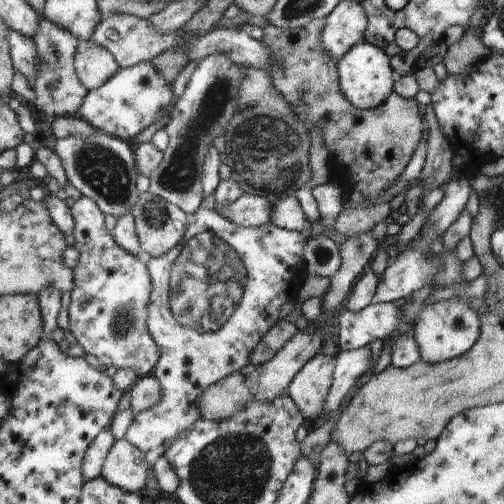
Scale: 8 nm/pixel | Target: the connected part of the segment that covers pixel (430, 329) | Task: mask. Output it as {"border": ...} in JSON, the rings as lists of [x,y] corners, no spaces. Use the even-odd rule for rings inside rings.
{"border":[[[459,297],[442,299],[430,304],[423,304],[422,312],[414,318],[412,324],[414,340],[419,344],[420,359],[428,364],[444,363],[464,355],[479,340],[482,321],[475,308],[470,308]]]}

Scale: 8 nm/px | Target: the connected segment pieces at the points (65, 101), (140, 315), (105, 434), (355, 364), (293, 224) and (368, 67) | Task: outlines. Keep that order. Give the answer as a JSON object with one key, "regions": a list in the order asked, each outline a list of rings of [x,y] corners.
{"regions":[[[[43,14],[40,17],[40,28],[36,30],[36,36],[31,39],[36,46],[36,56],[40,60],[36,66],[36,80],[32,85],[37,96],[34,108],[44,113],[50,120],[56,116],[78,114],[88,94],[87,87],[75,71],[76,48],[80,41],[72,32],[48,22]]],[[[91,197],[76,200],[70,212],[74,217],[74,247],[80,254],[79,262],[74,268],[75,284],[71,291],[71,303],[67,309],[69,314],[68,330],[70,330],[86,354],[92,354],[101,367],[130,368],[138,377],[148,376],[154,370],[160,358],[159,346],[148,332],[148,302],[150,302],[151,280],[147,269],[149,255],[142,253],[134,256],[116,244],[115,237],[104,226],[104,214],[99,205]]],[[[108,428],[102,430],[90,442],[82,460],[82,478],[84,478],[84,482],[101,476],[104,459],[117,437],[117,432]]],[[[369,346],[358,350],[339,351],[336,355],[336,366],[331,391],[324,403],[324,413],[338,414],[350,396],[350,388],[369,372]]],[[[296,196],[286,198],[269,198],[272,203],[270,223],[289,231],[300,232],[304,228],[311,228],[310,220],[304,215],[300,201]]],[[[362,42],[352,47],[346,55],[338,62],[340,70],[340,88],[343,88],[344,96],[351,101],[356,108],[368,109],[378,108],[386,102],[392,93],[392,68],[390,68],[388,56],[384,50],[376,45]]]]}

